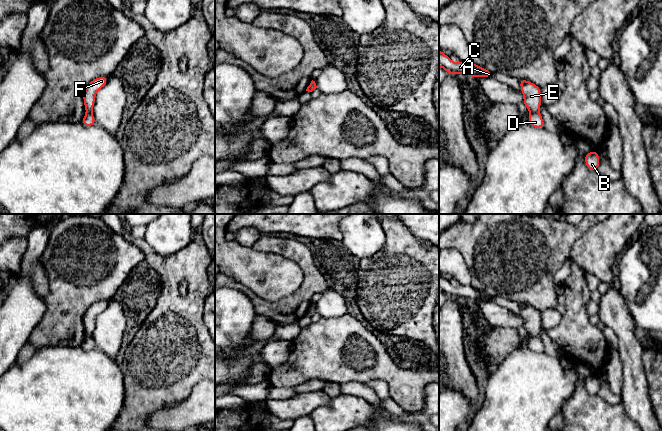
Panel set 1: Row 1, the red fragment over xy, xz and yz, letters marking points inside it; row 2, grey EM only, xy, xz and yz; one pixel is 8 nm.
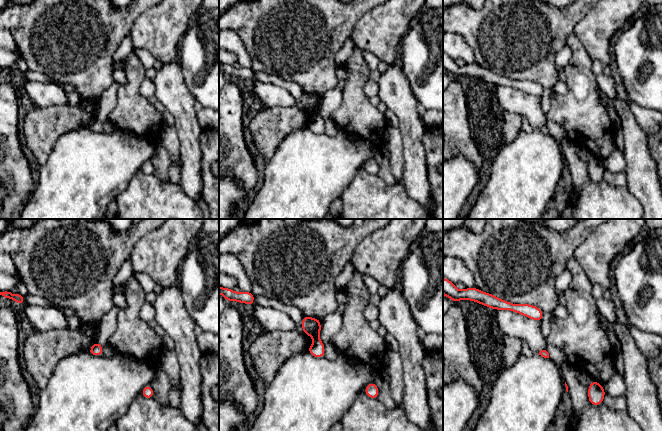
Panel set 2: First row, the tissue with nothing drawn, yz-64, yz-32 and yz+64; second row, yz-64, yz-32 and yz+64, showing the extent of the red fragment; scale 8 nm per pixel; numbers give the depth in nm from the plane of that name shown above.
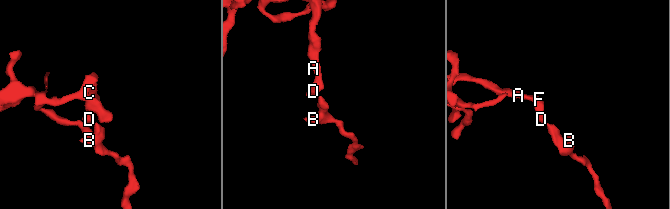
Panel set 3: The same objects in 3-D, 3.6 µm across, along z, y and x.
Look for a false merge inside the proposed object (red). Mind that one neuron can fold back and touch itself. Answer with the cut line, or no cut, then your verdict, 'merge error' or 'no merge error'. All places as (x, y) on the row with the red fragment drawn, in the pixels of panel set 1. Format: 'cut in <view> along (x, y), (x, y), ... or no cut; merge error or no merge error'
cut in yz along (538, 110), (530, 112); merge error

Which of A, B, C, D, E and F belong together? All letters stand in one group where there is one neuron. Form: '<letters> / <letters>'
A C E F / B D

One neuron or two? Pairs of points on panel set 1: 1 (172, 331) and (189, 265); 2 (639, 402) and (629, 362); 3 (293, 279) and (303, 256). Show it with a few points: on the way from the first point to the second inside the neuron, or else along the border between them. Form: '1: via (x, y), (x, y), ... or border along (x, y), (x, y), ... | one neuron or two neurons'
1: via (172, 315), (173, 281) | one neuron
2: via (635, 392), (634, 372) | one neuron
3: border along (279, 254), (299, 266), (302, 282), (297, 289) | two neurons

